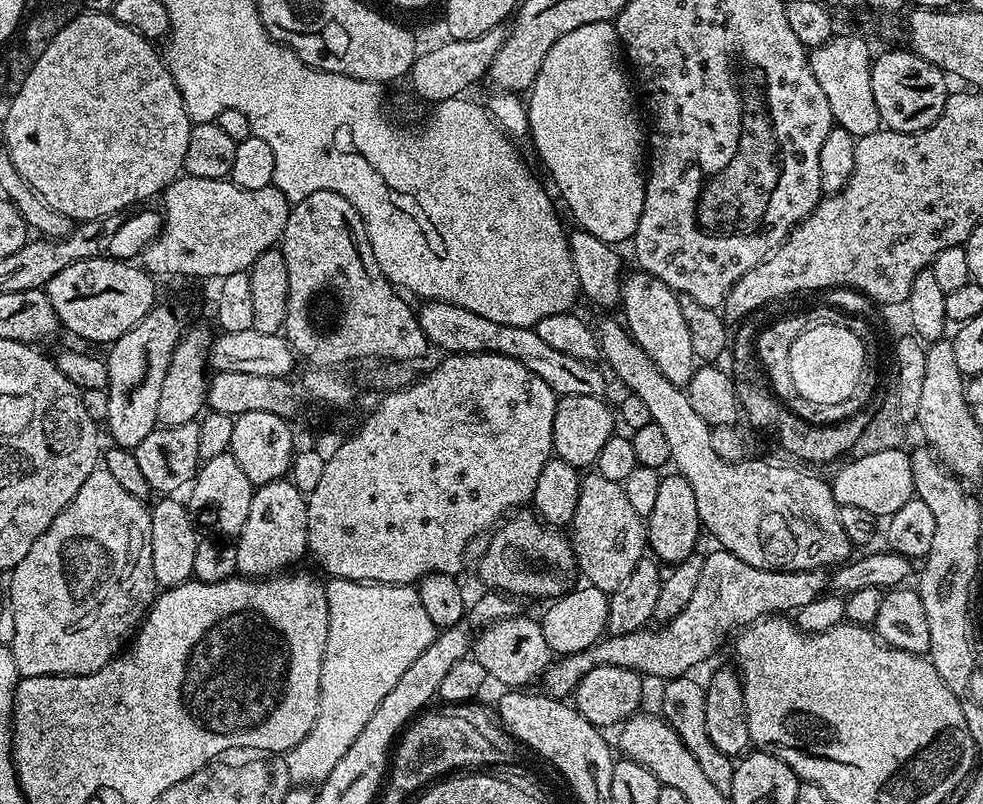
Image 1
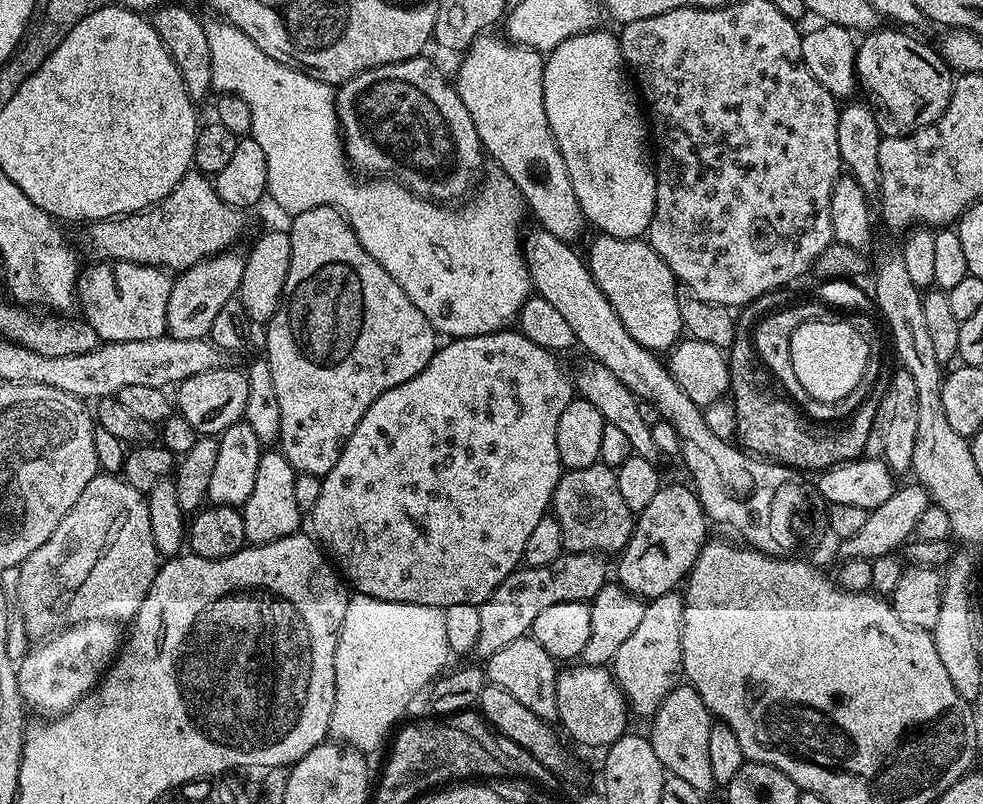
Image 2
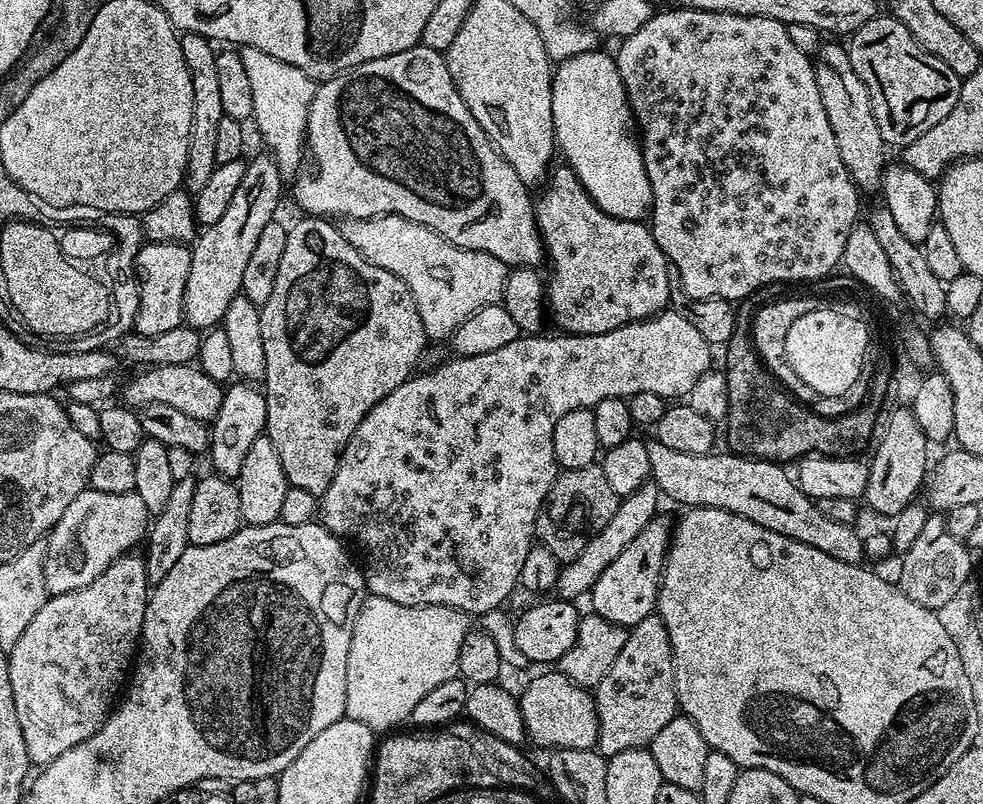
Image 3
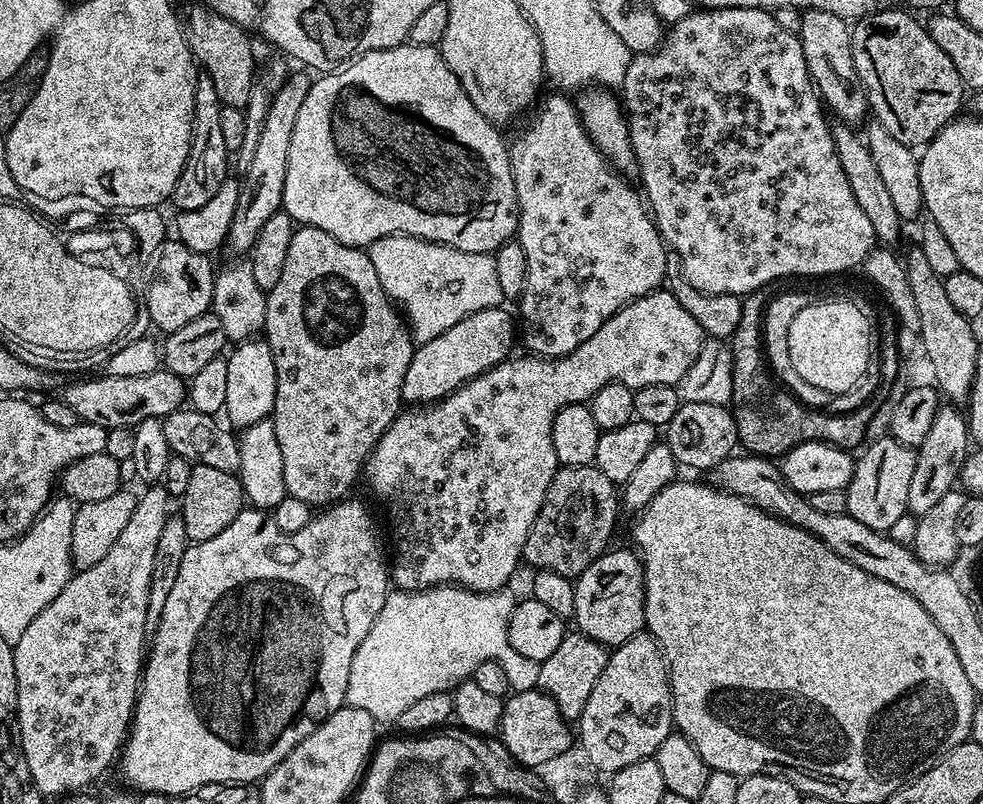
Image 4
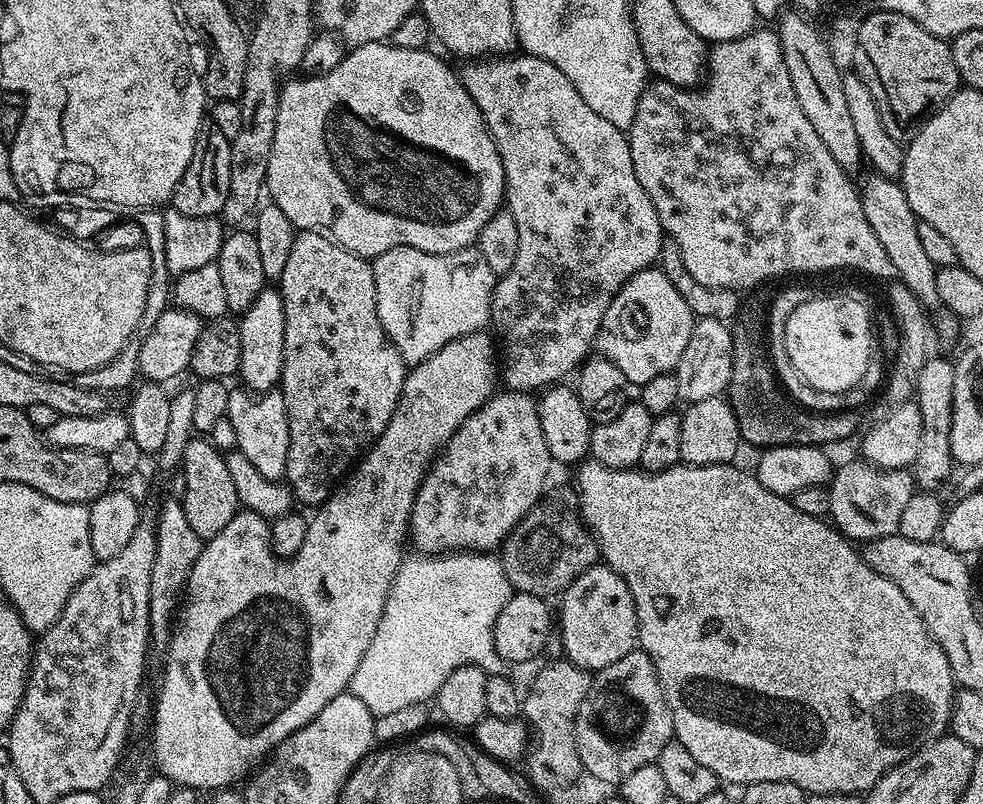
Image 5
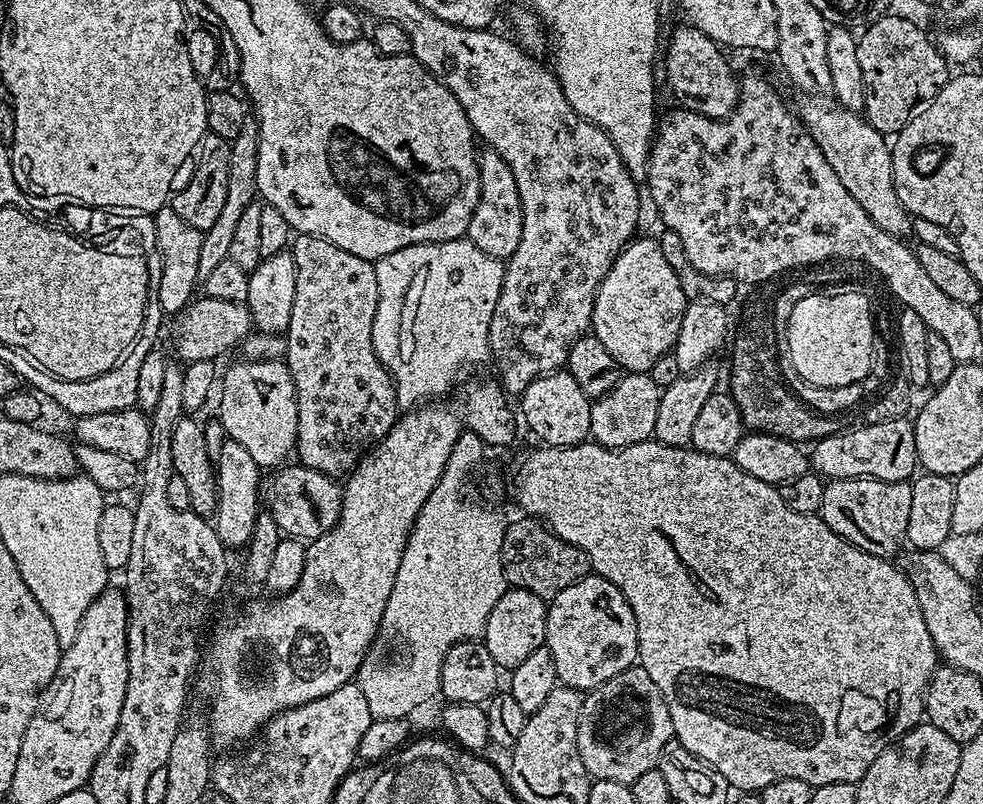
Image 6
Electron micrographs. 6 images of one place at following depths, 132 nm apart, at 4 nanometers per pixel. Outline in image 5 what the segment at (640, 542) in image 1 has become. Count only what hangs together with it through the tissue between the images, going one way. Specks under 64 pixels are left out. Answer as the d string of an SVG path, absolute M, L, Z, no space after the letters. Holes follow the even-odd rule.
M575 487L551 492L552 489L514 526L499 553L506 578L515 591L545 598L559 597L600 556L600 545L580 515L580 498Z

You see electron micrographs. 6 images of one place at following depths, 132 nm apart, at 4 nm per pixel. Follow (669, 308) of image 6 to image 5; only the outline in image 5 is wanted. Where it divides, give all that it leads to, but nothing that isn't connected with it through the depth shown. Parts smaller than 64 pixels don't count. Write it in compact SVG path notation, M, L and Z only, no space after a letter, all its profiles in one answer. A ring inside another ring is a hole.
M653 266L634 274L634 278L618 290L602 318L595 347L598 352L600 348L599 355L603 359L614 362L618 370L626 374L629 385L639 386L675 369L682 358L682 350L686 350L686 342L690 342L693 323L686 298L674 290L674 282L670 282L659 267Z

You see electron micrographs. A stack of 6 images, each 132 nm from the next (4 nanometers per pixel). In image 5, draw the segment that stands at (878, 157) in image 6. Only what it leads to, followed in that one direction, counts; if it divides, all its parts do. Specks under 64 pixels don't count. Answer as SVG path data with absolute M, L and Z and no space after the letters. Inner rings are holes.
M872 174L872 177L865 182L864 188L862 184L859 193L862 214L866 214L866 222L870 222L870 230L874 230L878 242L882 242L882 250L886 250L890 262L894 262L895 279L905 284L910 294L914 294L914 298L918 298L925 309L939 309L940 299L934 282L937 268L934 262L930 262L929 256L920 245L918 239L920 221L916 219L910 202L906 202L903 187L891 176Z

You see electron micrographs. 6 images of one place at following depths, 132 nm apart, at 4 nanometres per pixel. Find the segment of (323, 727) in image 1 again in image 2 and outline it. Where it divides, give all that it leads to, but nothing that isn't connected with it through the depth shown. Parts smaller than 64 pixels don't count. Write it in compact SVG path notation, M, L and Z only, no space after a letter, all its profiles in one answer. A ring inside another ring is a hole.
M353 595L346 606L346 618L342 618L334 654L336 689L328 727L331 739L371 754L384 735L393 731L392 723L405 719L404 711L412 699L445 671L448 656L444 609Z

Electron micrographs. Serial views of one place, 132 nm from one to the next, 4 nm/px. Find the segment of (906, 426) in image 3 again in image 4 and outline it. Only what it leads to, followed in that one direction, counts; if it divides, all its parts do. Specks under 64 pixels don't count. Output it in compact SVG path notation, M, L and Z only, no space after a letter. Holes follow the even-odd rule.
M885 434L881 440L874 440L859 453L861 456L856 460L856 469L846 489L847 513L875 532L887 533L888 528L908 512L906 494L910 494L910 478L916 465L916 448L903 444L891 434Z

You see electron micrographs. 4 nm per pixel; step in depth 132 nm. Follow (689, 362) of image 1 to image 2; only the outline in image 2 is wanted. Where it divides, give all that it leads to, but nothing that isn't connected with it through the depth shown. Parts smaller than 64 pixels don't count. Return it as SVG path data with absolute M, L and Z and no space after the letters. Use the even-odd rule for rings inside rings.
M603 234L593 237L592 245L586 251L588 269L618 318L622 318L622 326L630 330L630 338L657 354L675 348L682 339L684 327L682 314L678 314L678 281L670 266L666 266L647 239L623 240Z

